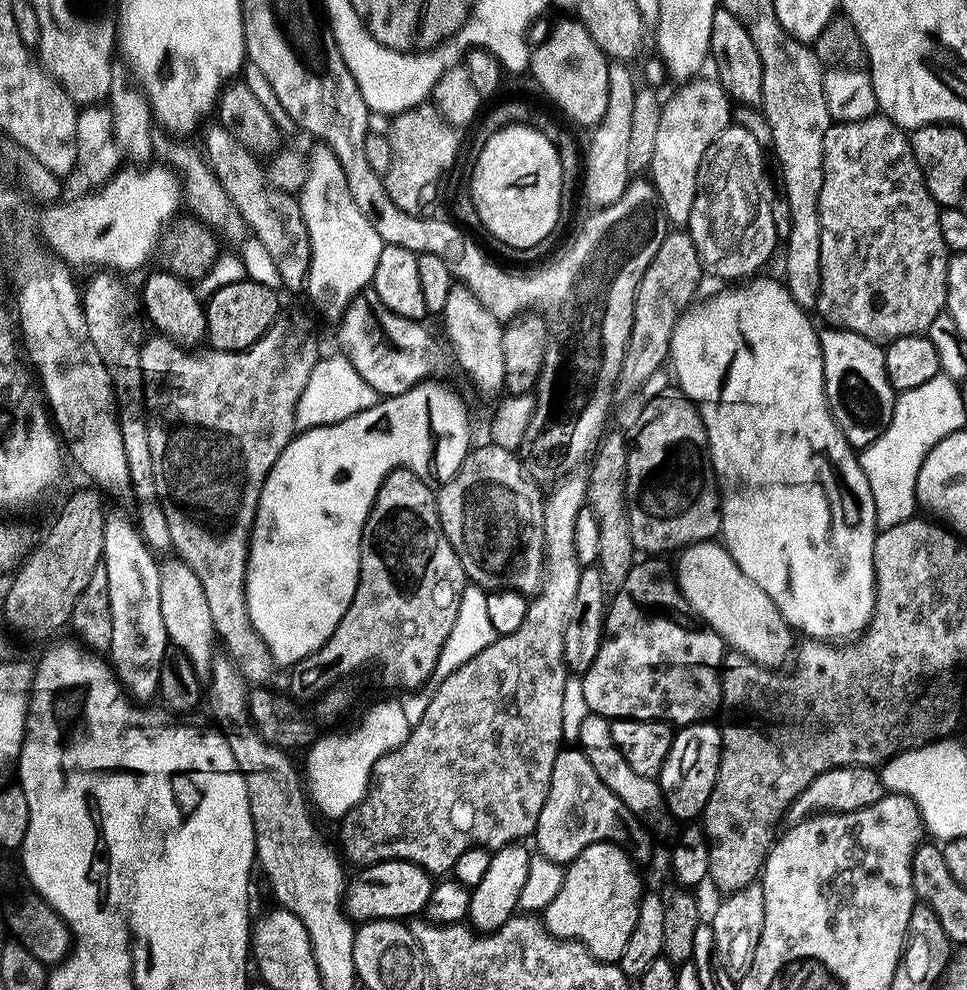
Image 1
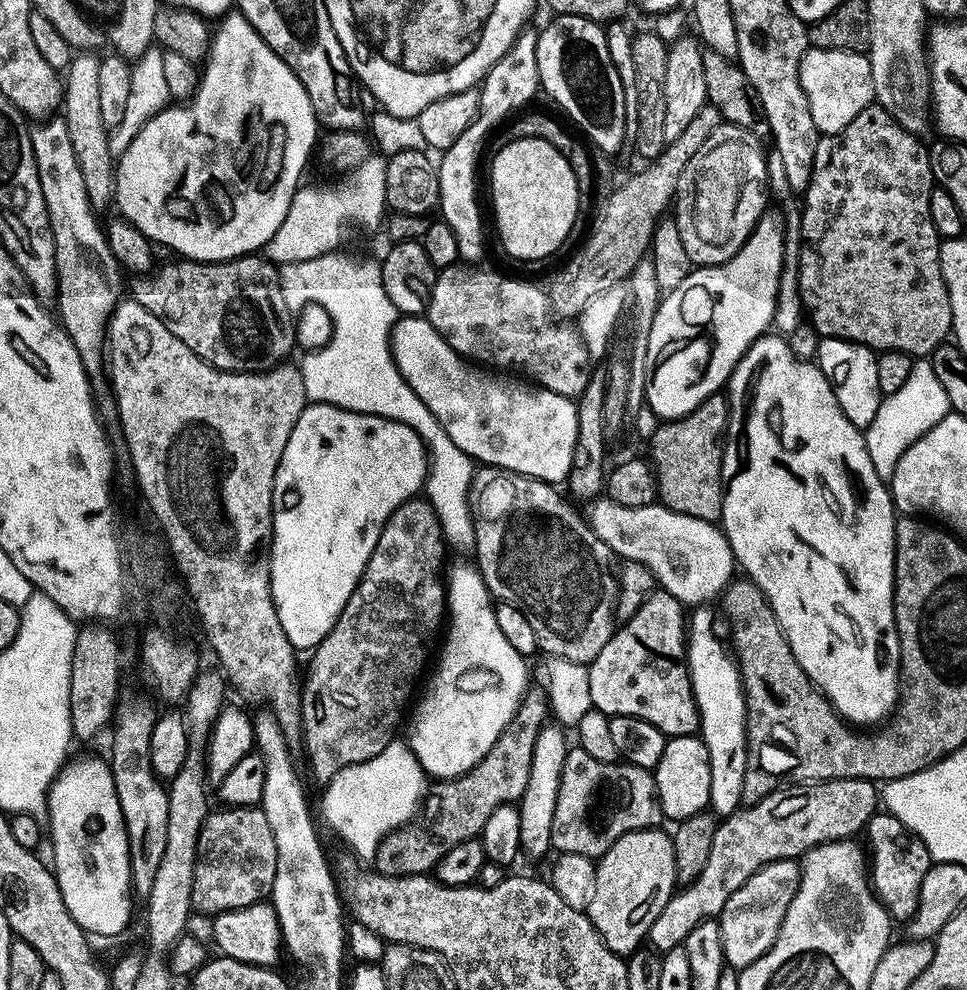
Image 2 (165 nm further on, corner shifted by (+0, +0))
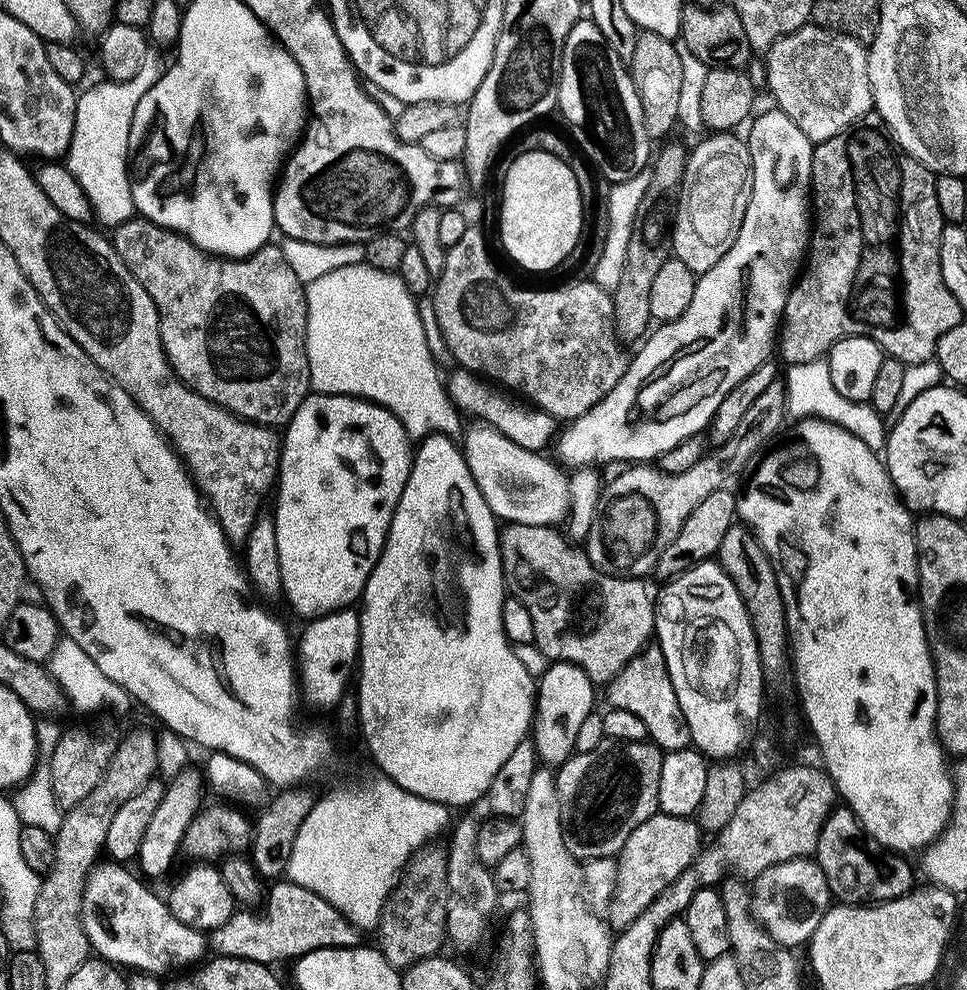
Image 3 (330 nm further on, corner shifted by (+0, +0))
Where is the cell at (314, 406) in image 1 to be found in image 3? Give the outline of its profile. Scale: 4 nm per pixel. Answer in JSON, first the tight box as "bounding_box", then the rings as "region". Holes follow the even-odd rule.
{"bounding_box":[307,262,466,441],"region":[[[367,262],[334,270],[307,285],[308,294],[308,357],[313,389],[321,396],[355,396],[382,406],[402,422],[413,441],[427,436],[463,437],[466,431],[462,413],[448,394],[445,377],[432,357],[428,332],[420,317],[417,297],[403,277],[394,272],[372,268]]]}

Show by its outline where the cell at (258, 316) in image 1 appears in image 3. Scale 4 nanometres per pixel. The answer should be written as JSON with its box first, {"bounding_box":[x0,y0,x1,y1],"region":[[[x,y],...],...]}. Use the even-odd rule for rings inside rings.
{"bounding_box":[114,218,314,429],"region":[[[135,218],[125,222],[124,225],[115,229],[114,234],[116,234],[116,240],[114,236],[116,253],[122,258],[126,270],[130,270],[130,274],[134,274],[134,278],[138,278],[138,282],[142,282],[142,290],[146,290],[146,294],[150,294],[150,298],[158,310],[162,346],[180,381],[187,388],[194,389],[202,398],[214,402],[220,408],[225,408],[227,412],[233,412],[238,418],[248,420],[252,424],[260,424],[263,428],[287,429],[294,414],[298,414],[302,402],[306,402],[309,396],[313,395],[314,389],[310,374],[310,358],[308,357],[308,294],[306,285],[294,274],[294,269],[287,262],[286,254],[283,253],[282,248],[280,246],[260,248],[254,255],[247,256],[244,260],[211,256],[209,252],[204,252],[197,244],[190,242],[180,233],[166,230],[143,218]]]}

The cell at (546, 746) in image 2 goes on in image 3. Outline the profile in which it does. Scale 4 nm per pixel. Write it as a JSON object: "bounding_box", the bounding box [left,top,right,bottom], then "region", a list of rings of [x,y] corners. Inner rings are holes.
{"bounding_box":[534,663,597,766],"region":[[[553,663],[546,675],[539,677],[536,689],[536,715],[534,717],[534,739],[544,766],[559,766],[577,755],[576,743],[586,718],[597,711],[597,685],[576,664]]]}

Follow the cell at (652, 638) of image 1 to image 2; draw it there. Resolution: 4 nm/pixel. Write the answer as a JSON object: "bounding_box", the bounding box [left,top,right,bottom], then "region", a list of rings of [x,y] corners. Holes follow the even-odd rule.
{"bounding_box":[589,590,700,738],"region":[[[657,590],[644,603],[642,610],[638,610],[638,614],[634,614],[634,618],[621,628],[624,629],[621,632],[619,629],[613,635],[606,650],[602,650],[602,654],[598,654],[598,658],[589,667],[593,709],[609,718],[625,716],[650,722],[650,726],[658,726],[658,730],[662,730],[662,734],[669,738],[696,736],[700,730],[700,711],[692,689],[692,672],[688,669],[690,620],[685,605],[669,592]]]}

